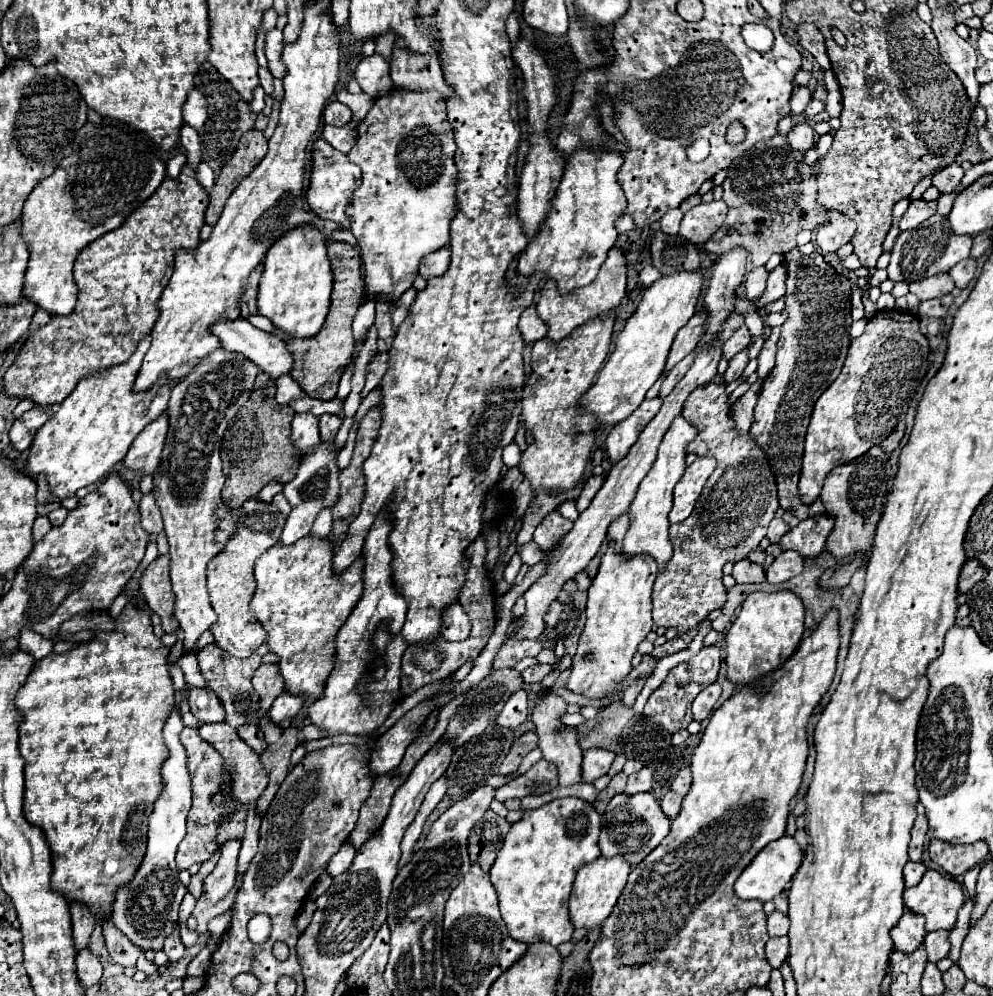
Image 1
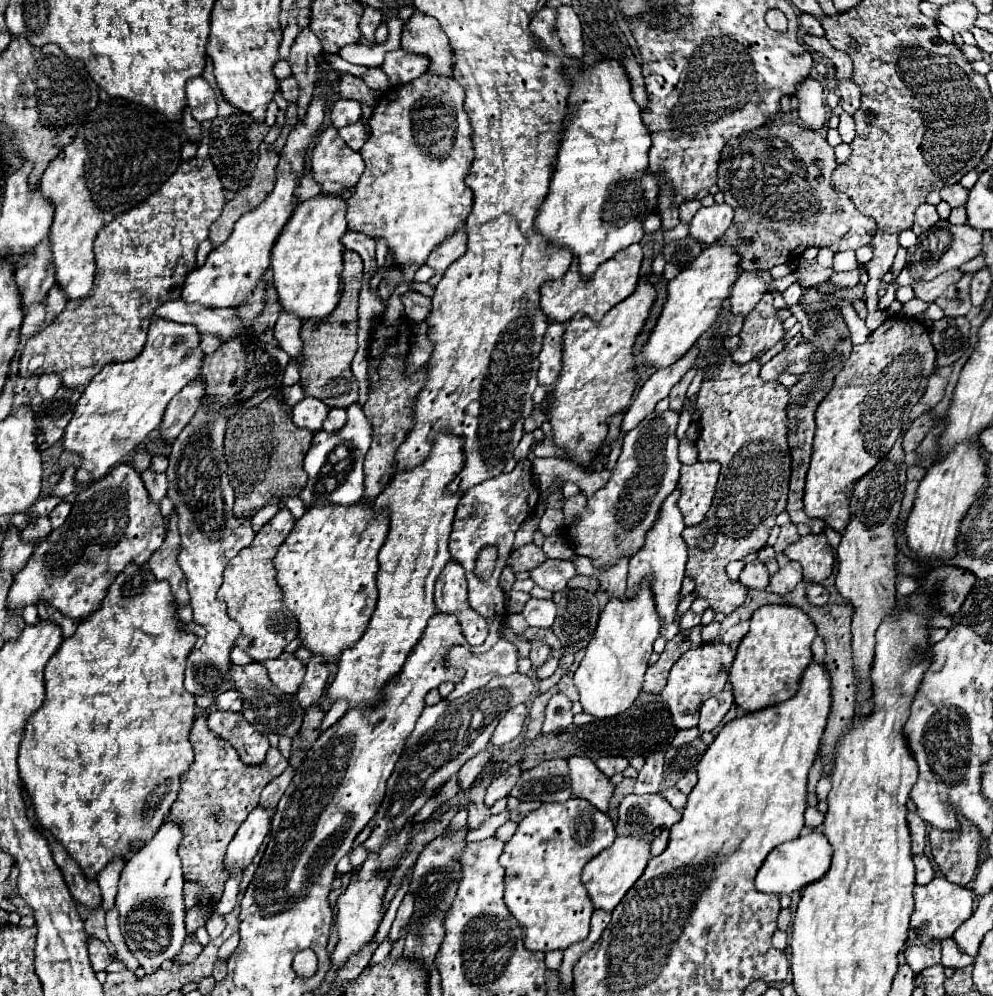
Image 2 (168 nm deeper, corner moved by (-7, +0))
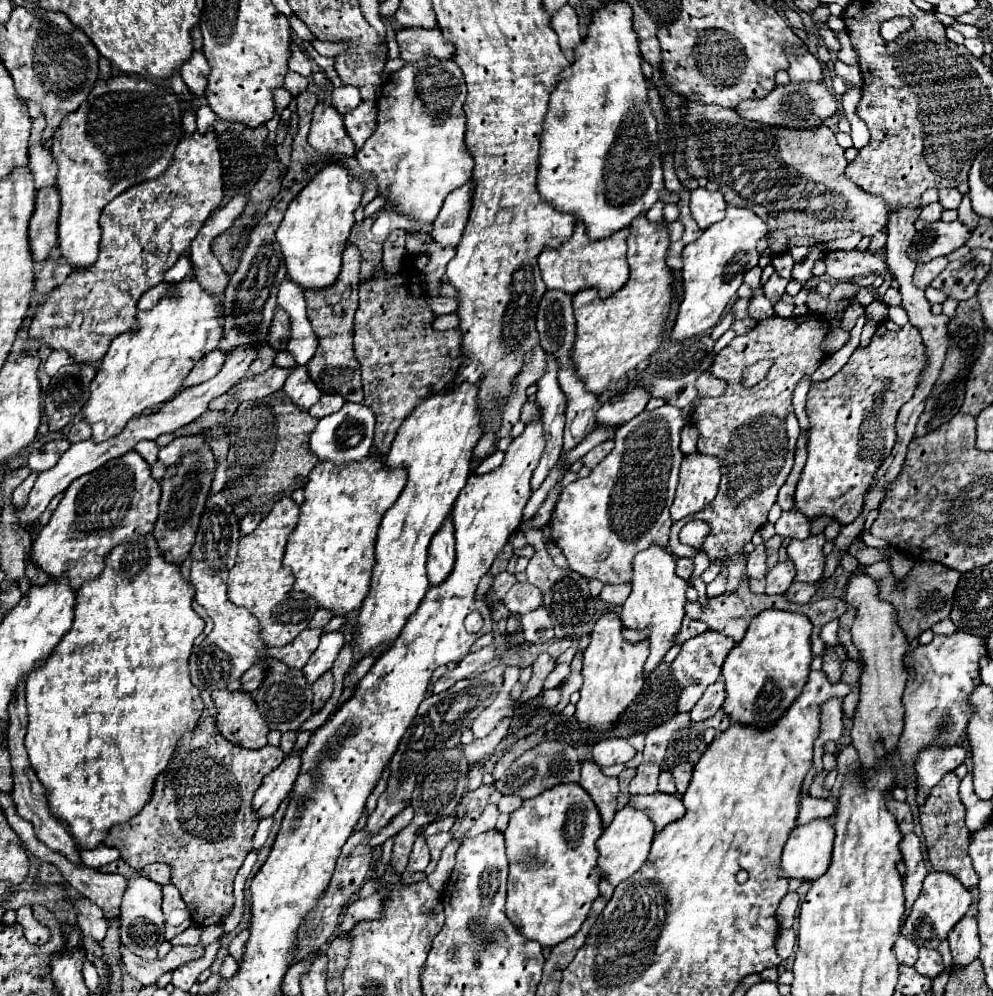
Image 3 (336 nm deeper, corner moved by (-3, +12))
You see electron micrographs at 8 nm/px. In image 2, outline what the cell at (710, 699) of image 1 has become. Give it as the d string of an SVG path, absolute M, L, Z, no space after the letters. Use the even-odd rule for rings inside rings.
M725 687L721 693L709 697L703 705L701 705L701 717L699 717L699 725L697 729L703 733L703 731L713 731L721 719L725 717L725 713L729 711L733 703L733 693L731 693L731 687Z

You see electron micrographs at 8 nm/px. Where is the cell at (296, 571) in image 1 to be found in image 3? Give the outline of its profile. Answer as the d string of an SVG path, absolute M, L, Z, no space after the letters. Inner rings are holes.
M375 453L367 455L359 463L335 465L325 461L315 465L305 485L305 503L301 505L299 523L287 541L283 557L283 565L289 567L297 579L295 589L309 593L317 599L321 609L329 609L335 615L349 615L351 611L359 609L371 585L371 557L375 557L375 533L379 529L379 521L387 507L391 507L399 497L405 483L407 473L403 473L403 469L387 473L385 459Z

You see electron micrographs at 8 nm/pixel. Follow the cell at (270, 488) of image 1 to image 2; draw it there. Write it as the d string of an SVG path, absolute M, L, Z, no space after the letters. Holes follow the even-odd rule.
M271 497L271 499L267 501L267 505L263 505L263 507L253 515L253 519L251 519L253 529L259 531L277 511L279 511L279 497Z

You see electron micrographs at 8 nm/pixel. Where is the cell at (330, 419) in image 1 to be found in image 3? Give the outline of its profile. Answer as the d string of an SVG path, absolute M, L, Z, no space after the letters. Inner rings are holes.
M323 395L315 405L311 405L311 409L309 409L309 413L313 415L313 417L325 417L325 415L329 415L329 413L335 413L341 405L343 405L345 401L343 401L343 397L339 397L339 395Z

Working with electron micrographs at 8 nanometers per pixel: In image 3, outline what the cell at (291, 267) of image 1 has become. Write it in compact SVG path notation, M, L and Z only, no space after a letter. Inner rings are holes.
M343 165L323 167L295 197L277 229L287 275L305 289L329 287L341 271L341 253L347 247L349 233L355 225L355 209L365 193L363 183L353 177Z

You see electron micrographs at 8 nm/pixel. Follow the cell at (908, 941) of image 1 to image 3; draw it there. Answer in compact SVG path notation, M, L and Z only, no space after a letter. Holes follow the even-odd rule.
M919 949L919 959L915 963L915 969L917 973L923 973L925 977L939 977L945 967L943 967L943 961L941 961L941 955L935 951L935 949Z

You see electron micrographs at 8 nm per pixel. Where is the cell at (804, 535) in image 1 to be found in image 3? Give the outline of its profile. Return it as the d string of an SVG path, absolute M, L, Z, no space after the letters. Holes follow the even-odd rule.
M823 533L811 535L805 541L795 541L793 539L789 543L787 555L797 567L795 581L803 581L803 583L813 585L823 577L823 569L825 569L823 545L825 543L827 543L827 537Z

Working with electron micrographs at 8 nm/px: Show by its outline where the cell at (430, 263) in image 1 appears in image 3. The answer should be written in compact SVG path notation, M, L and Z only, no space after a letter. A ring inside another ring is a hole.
M471 181L463 185L463 189L455 189L451 197L443 203L443 209L439 211L439 217L435 219L433 239L437 245L459 245L467 217L471 209Z

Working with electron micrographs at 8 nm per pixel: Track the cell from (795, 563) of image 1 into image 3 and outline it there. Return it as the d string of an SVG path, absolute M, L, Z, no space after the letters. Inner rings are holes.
M787 559L783 563L777 563L773 569L767 571L767 595L781 595L789 589L795 577L795 565Z

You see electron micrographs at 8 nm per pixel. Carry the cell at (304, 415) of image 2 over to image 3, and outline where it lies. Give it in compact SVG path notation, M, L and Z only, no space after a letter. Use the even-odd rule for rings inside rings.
M295 367L293 373L287 377L283 391L299 405L301 409L309 409L315 401L319 401L321 391L315 387L315 383L307 377L305 367Z

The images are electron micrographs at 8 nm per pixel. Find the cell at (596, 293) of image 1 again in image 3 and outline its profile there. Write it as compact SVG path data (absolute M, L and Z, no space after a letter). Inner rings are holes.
M577 221L575 231L569 241L565 241L557 249L545 247L539 255L539 267L541 267L547 289L561 289L565 293L575 295L583 287L597 285L599 297L605 299L605 297L613 295L629 279L627 235L629 235L629 229L621 229L619 233L613 233L611 237L603 237L601 241L589 241L589 237L583 229L583 221Z

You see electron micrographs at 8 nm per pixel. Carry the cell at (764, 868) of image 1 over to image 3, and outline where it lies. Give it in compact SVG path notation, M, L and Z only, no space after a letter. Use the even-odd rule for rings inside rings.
M815 819L807 825L795 827L783 847L781 869L785 877L801 881L819 879L831 863L835 829L827 819Z

